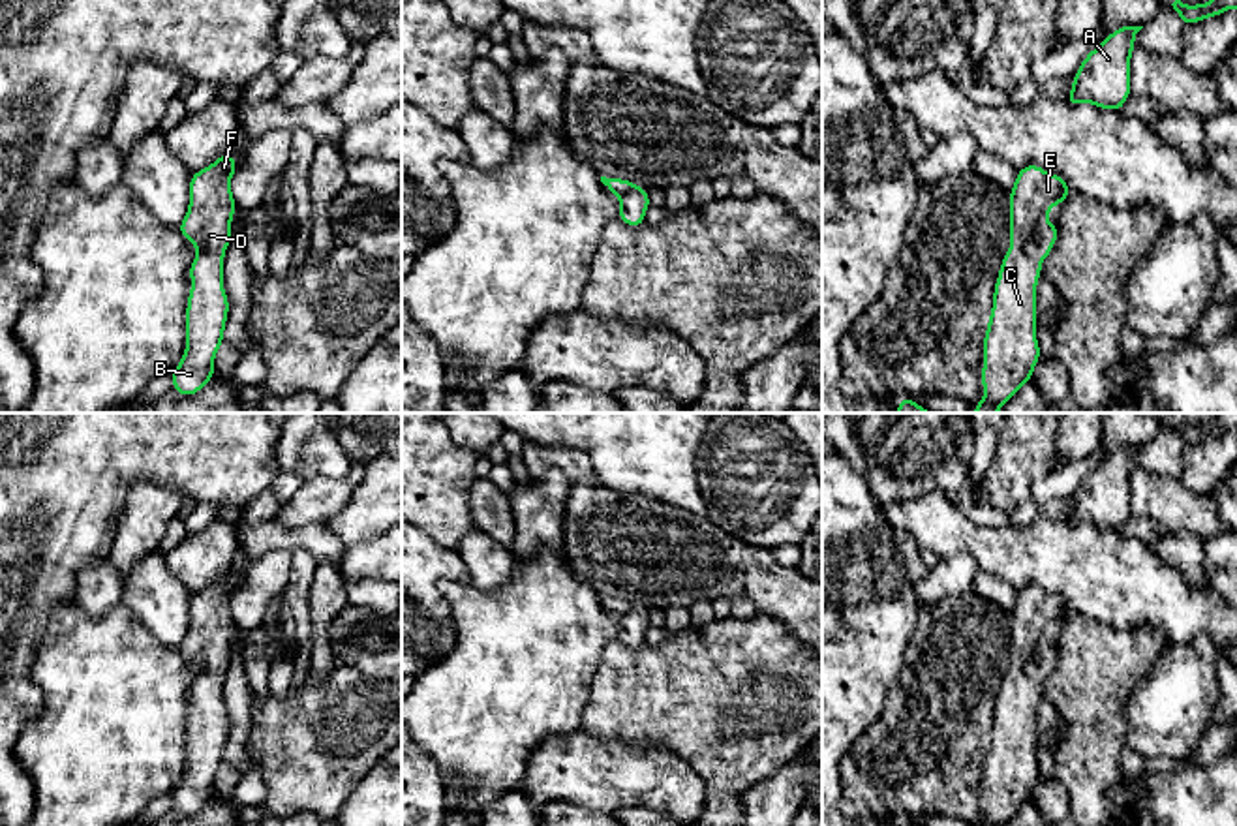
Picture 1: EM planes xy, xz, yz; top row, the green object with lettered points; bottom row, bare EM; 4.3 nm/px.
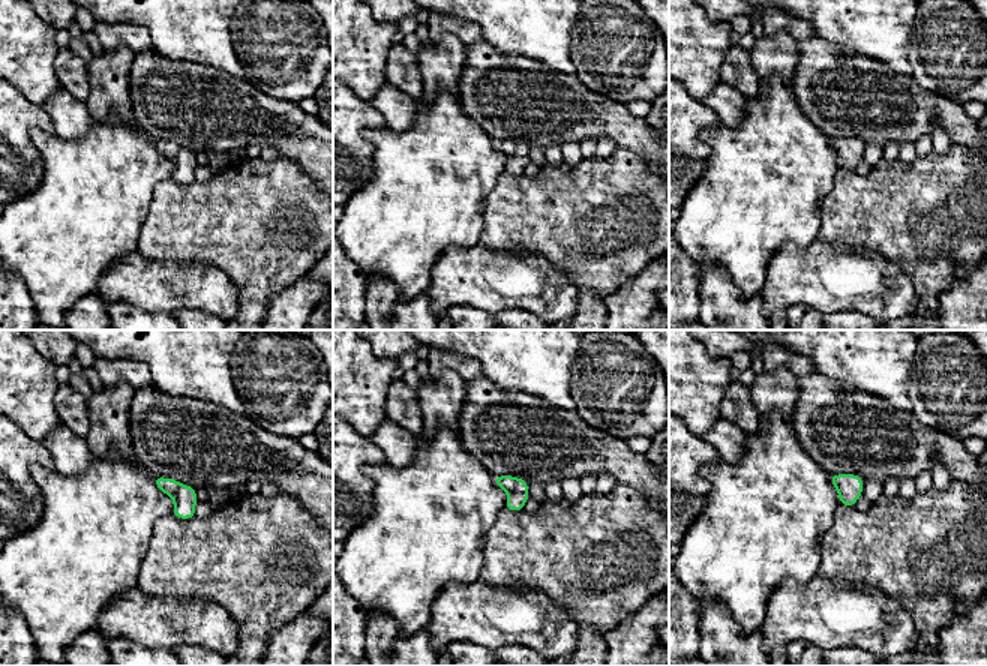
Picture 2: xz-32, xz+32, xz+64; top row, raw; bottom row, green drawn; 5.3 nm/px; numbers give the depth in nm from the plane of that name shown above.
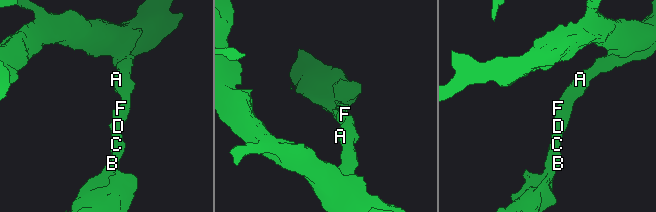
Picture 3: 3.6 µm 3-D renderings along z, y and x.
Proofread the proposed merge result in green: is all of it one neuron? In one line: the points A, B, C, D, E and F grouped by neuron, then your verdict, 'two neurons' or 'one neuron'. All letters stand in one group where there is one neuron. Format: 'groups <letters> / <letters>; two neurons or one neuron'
groups A B C D E F; one neuron

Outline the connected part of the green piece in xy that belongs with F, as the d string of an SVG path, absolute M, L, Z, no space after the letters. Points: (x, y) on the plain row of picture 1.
M229 571L190 599L190 625L178 646L182 657L197 668L190 683L191 710L186 727L186 772L173 790L173 811L197 815L216 794L214 779L223 764L229 719L223 710L223 676L231 663L237 623L231 597L237 580Z

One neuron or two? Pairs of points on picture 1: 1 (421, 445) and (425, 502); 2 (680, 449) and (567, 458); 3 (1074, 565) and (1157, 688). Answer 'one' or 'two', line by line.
1: one
2: two
3: two

